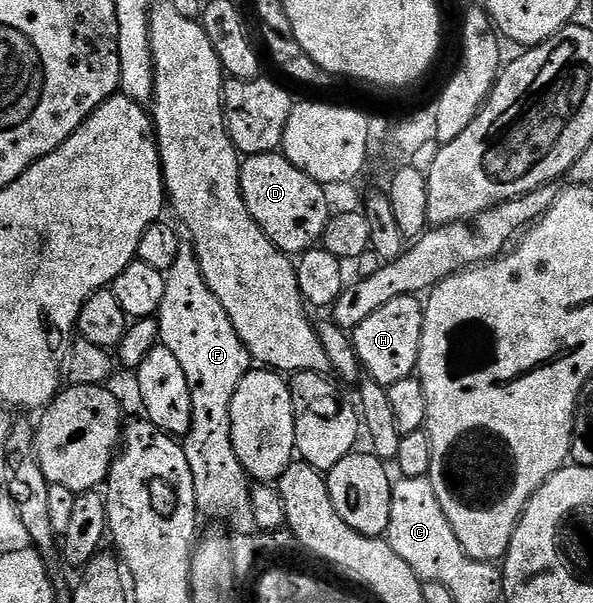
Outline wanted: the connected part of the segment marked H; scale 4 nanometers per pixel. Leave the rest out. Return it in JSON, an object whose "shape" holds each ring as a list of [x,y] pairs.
{"shape":[[[416,296],[394,298],[394,302],[386,302],[382,310],[374,310],[374,314],[370,314],[370,318],[366,318],[366,322],[359,324],[351,333],[352,345],[367,379],[378,382],[386,389],[394,386],[394,382],[413,379],[419,369],[424,304],[418,301]]]}

